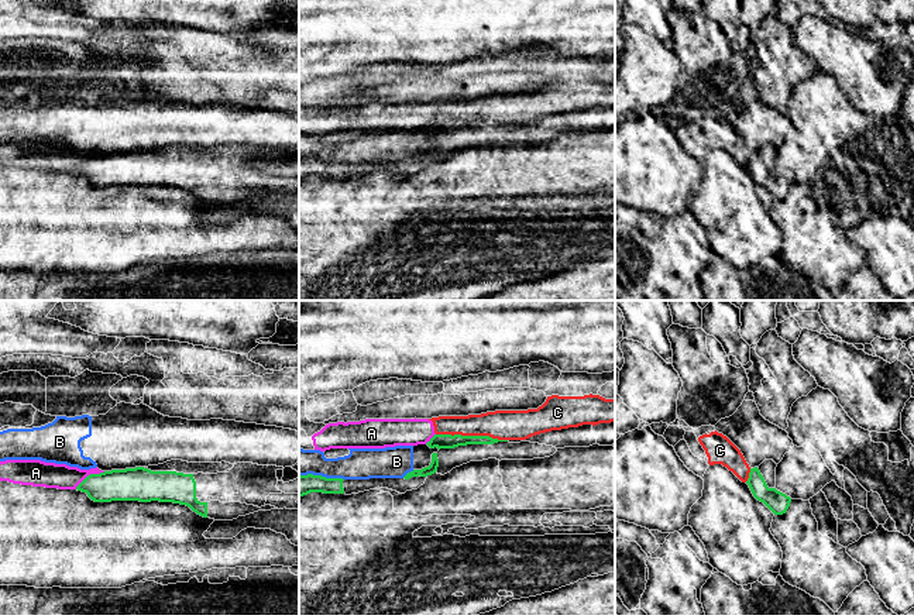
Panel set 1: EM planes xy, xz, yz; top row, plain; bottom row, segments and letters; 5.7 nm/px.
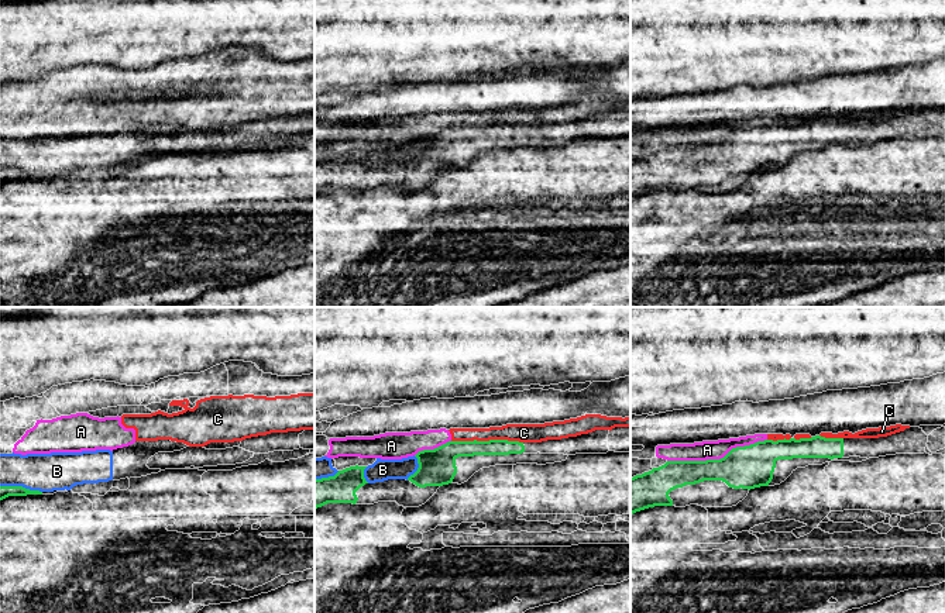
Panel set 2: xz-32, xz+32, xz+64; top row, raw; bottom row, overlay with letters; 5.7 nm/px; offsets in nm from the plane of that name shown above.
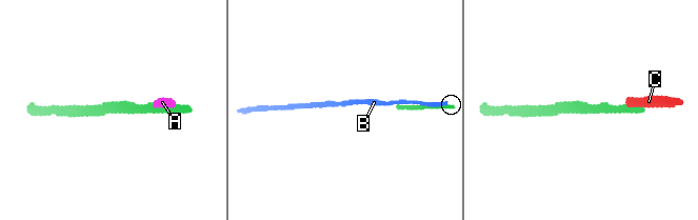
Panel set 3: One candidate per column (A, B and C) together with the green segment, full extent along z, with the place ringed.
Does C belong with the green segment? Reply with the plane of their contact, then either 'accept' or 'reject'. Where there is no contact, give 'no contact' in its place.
meets green in xz; reject

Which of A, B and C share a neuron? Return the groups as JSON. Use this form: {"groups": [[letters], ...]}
{"groups": [["A", "C"], ["B"]]}

